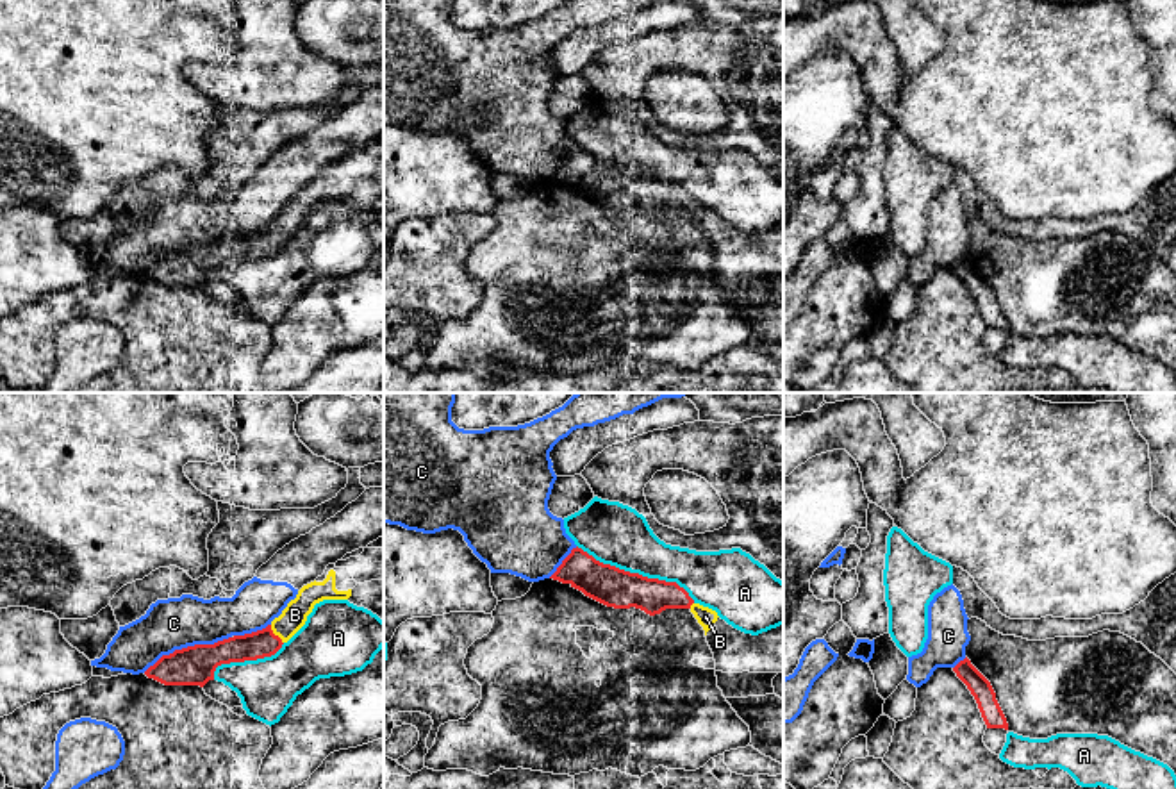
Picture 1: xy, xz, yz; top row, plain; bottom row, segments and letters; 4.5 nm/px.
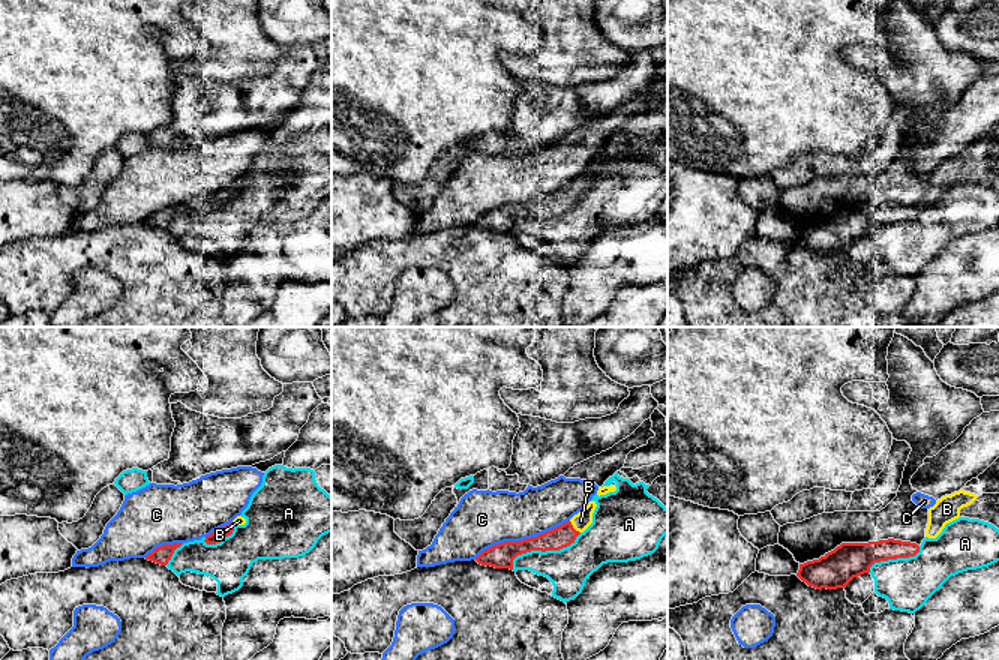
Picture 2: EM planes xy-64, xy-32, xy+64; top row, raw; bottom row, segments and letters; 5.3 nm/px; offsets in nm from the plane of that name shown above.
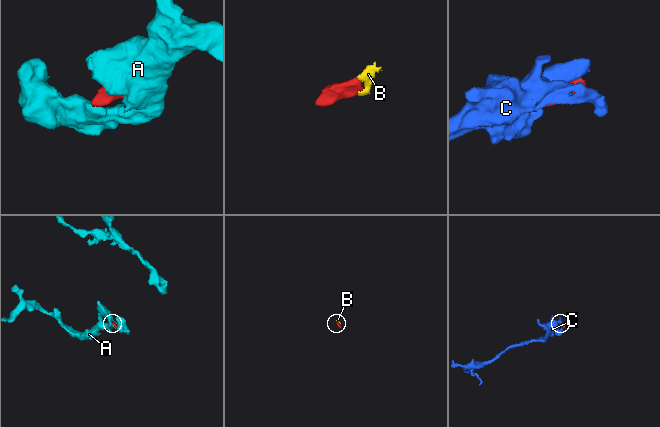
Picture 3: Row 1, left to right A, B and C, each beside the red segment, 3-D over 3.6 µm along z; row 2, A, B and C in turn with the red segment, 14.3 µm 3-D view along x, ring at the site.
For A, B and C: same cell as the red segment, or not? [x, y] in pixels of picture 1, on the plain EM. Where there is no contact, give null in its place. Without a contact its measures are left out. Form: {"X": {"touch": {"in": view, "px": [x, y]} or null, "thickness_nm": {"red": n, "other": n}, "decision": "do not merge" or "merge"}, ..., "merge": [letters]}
{"A": {"touch": {"in": "xz", "px": [637, 174]}, "thickness_nm": {"red": 180, "other": 280}, "decision": "do not merge"}, "B": {"touch": {"in": "xy", "px": [273, 234]}, "thickness_nm": {"red": 130, "other": 110}, "decision": "merge"}, "C": {"touch": {"in": "xy", "px": [188, 247]}, "thickness_nm": {"red": 180, "other": 240}, "decision": "do not merge"}, "merge": ["B"]}

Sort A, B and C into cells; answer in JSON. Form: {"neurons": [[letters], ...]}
{"neurons": [["A"], ["B"], ["C"]]}

